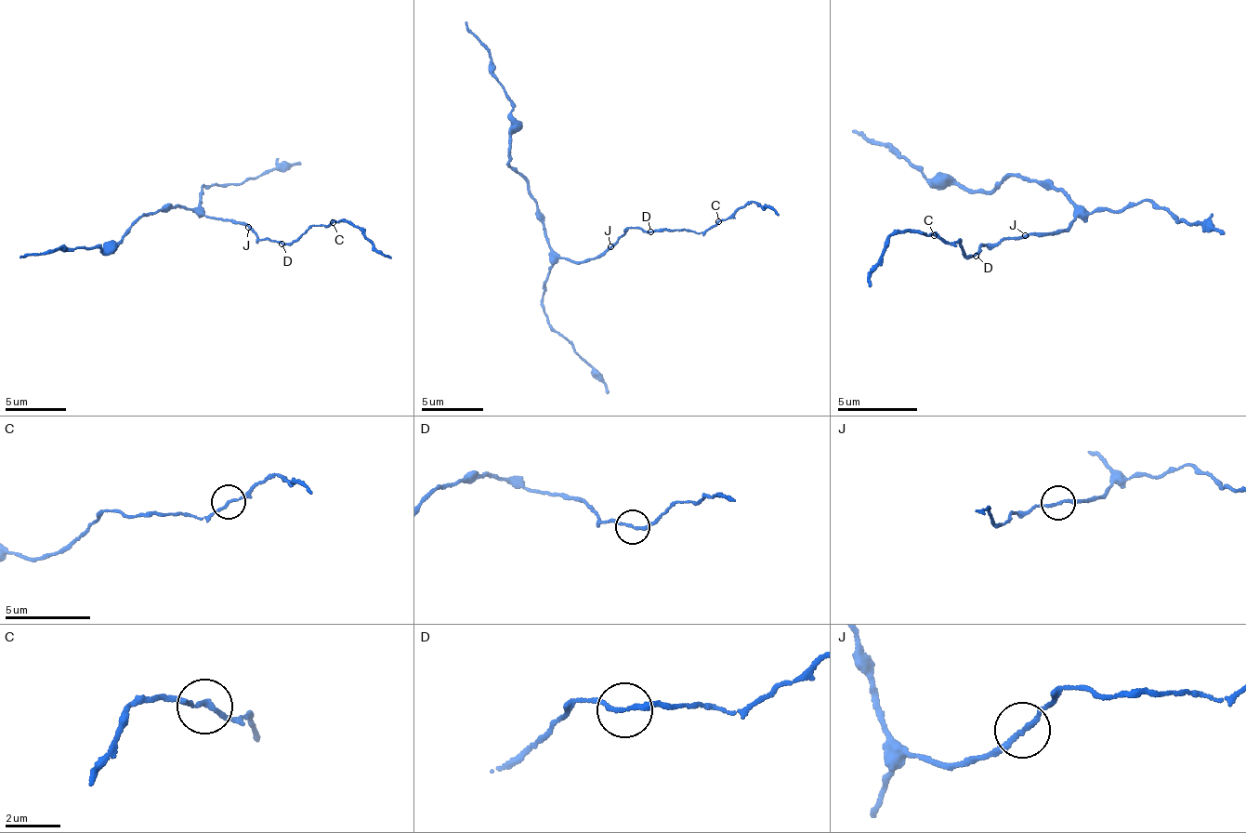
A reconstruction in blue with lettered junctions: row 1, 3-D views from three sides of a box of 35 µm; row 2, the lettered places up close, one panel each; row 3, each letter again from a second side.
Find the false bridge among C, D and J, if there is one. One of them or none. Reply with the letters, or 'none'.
none

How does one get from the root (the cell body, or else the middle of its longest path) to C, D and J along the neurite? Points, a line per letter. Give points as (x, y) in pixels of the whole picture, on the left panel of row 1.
C: (208, 218), (245, 224), (261, 239), (293, 244), (313, 225), (327, 227), (332, 221)
D: (208, 218), (245, 224), (261, 239), (282, 244)
J: (208, 218), (248, 227)

